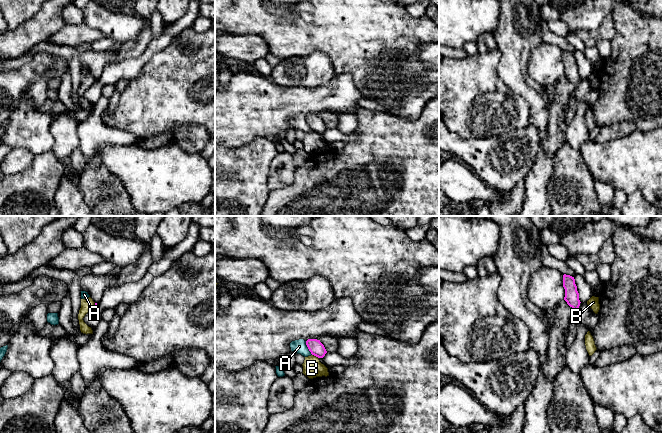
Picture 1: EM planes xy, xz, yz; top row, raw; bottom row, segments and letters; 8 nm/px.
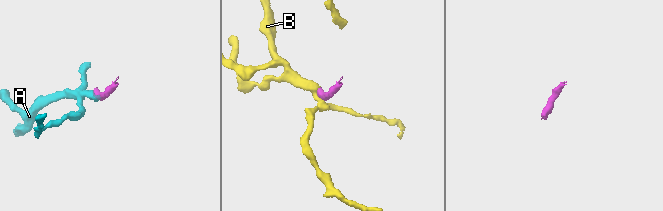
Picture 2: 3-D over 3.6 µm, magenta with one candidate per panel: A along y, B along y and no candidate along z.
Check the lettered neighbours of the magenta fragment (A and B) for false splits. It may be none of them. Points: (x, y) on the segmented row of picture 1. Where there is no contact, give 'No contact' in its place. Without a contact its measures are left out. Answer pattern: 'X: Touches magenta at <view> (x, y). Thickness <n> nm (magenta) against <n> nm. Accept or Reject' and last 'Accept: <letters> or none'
A: Touches magenta at xz (308, 348). Thickness 120 nm (magenta) against 110 nm. Reject
B: Touches magenta at xz (315, 355). Thickness 120 nm (magenta) against 160 nm. Reject
Accept: none

